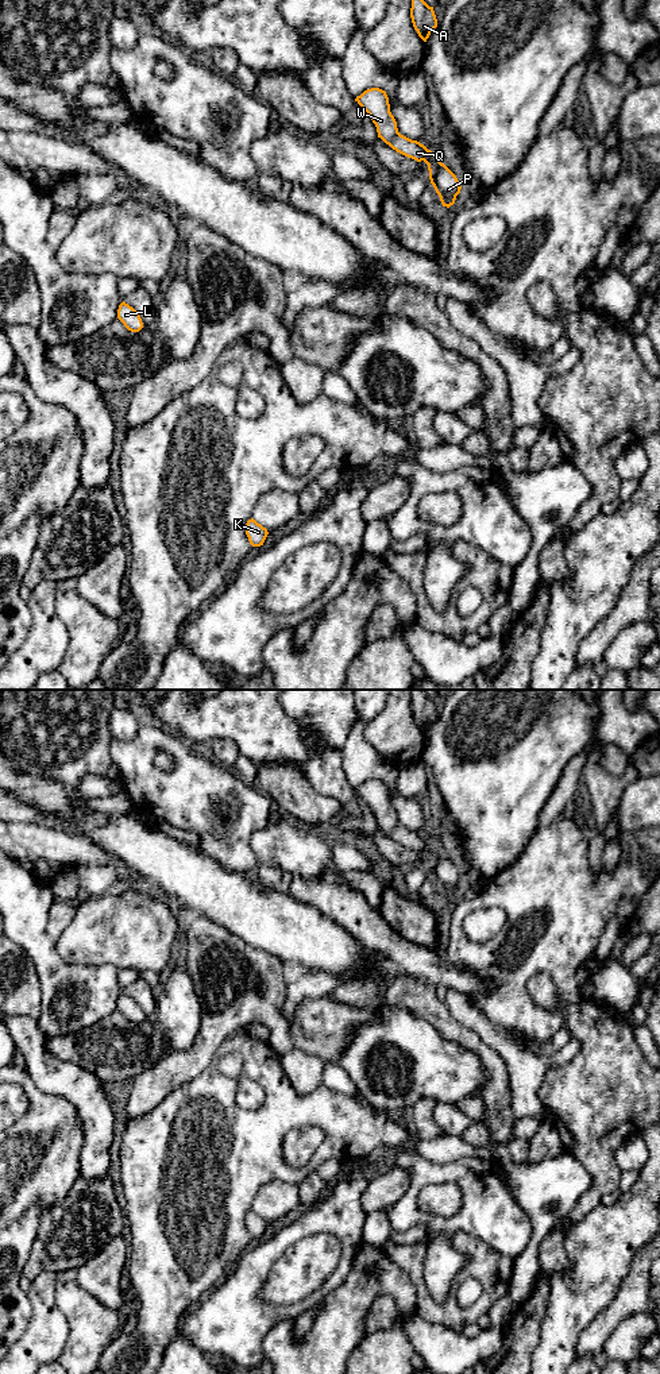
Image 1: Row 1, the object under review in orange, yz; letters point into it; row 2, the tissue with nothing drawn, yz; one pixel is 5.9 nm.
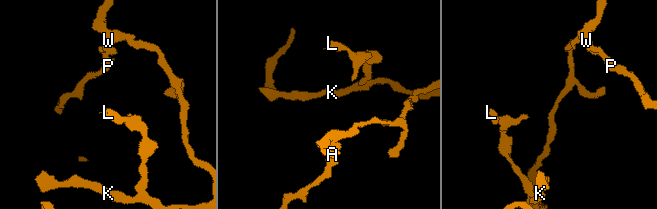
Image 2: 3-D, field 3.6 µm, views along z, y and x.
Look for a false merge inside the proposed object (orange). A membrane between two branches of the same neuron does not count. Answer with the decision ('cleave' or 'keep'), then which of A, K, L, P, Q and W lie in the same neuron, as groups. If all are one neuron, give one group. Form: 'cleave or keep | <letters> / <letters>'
cleave | A K L W / P Q

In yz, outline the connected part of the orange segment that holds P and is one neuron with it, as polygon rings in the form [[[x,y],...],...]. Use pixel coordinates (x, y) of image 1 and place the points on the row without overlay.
[[[398,825],[389,837],[417,853],[424,852],[428,856],[431,875],[439,885],[443,898],[449,899],[455,895],[462,877],[456,867],[441,854],[431,841],[420,833],[412,831],[401,825]]]

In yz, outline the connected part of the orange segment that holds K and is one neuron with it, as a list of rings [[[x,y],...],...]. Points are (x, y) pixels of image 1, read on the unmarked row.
[[[254,1209],[248,1211],[246,1215],[246,1226],[252,1238],[263,1236],[269,1223],[260,1215],[258,1215]]]

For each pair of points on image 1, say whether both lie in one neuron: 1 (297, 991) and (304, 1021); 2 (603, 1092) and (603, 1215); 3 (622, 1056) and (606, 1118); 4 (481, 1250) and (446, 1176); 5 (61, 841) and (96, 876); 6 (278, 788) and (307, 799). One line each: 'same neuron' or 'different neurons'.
1: different neurons
2: different neurons
3: same neuron
4: different neurons
5: different neurons
6: same neuron

